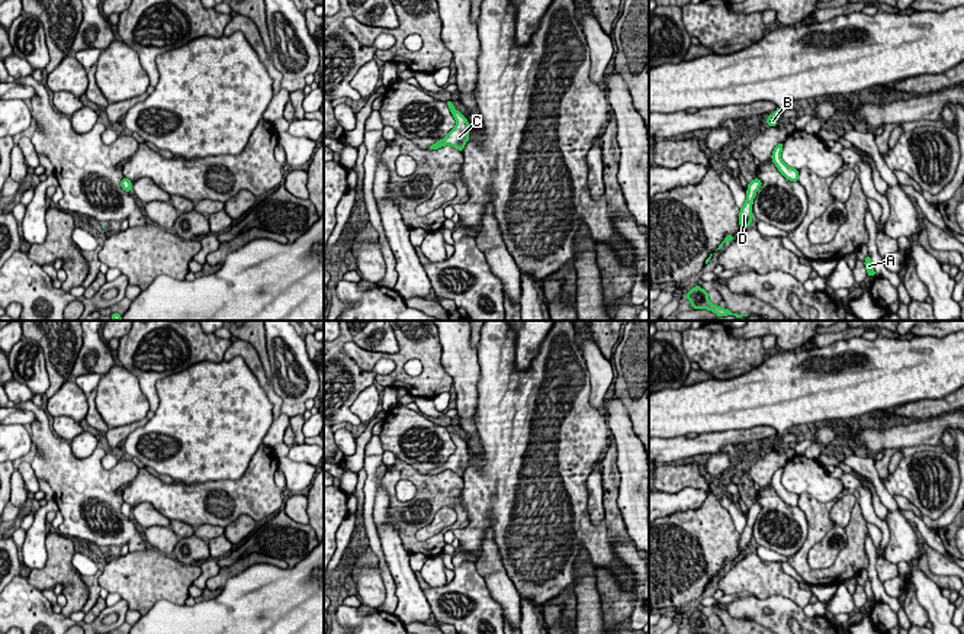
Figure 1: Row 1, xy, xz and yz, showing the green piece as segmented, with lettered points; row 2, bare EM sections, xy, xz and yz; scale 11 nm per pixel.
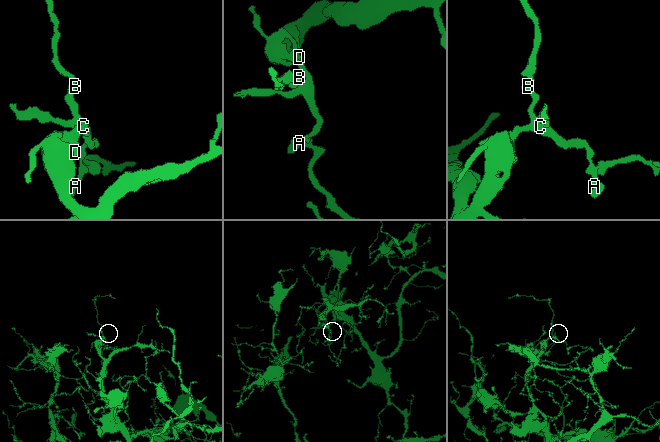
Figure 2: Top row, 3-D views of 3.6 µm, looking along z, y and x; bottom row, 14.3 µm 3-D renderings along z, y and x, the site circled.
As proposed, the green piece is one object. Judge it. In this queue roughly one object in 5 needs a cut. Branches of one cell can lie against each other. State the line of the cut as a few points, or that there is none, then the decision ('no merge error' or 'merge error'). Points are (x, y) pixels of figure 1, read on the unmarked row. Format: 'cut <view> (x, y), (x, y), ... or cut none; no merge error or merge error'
cut none; no merge error

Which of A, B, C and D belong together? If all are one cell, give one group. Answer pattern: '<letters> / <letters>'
A B C D

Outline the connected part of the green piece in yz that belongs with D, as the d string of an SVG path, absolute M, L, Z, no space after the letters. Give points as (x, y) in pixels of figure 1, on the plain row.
M753 503L748 509L746 527L740 532L740 537L739 537L739 550L740 550L740 554L745 554L752 547L752 543L753 543L753 540L752 540L752 528L753 528L755 519L756 519L756 516L758 516L758 514L761 511L762 511L762 506L759 503Z

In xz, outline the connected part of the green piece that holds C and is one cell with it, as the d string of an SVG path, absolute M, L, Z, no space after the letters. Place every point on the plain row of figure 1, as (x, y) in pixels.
M452 425L446 427L453 442L456 444L456 451L447 458L446 463L437 466L434 470L430 470L428 474L438 474L444 470L452 470L460 477L463 476L463 472L469 466L469 447L466 441L463 441L460 437L457 437L452 428Z

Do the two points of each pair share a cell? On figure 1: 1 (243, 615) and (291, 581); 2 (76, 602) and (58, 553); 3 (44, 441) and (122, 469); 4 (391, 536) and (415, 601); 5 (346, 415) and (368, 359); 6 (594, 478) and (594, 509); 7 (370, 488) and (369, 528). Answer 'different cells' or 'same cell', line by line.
1: same cell
2: same cell
3: same cell
4: same cell
5: different cells
6: same cell
7: same cell

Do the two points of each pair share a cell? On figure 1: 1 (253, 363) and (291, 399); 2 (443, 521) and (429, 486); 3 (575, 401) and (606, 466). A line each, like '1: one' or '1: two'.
1: two
2: two
3: two

